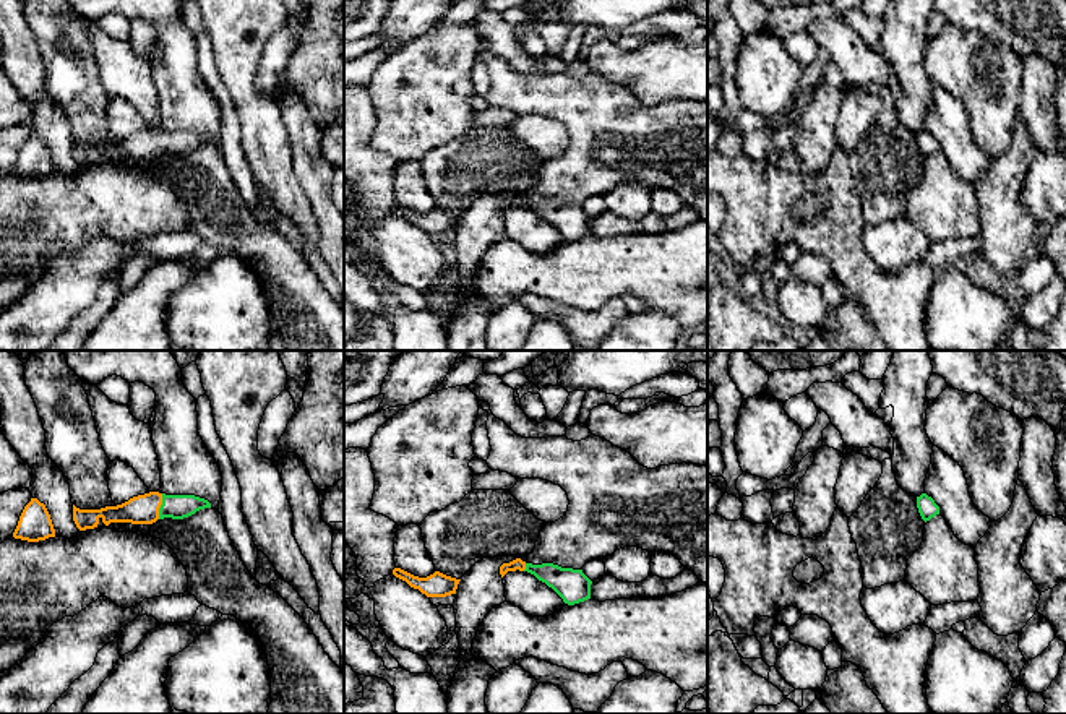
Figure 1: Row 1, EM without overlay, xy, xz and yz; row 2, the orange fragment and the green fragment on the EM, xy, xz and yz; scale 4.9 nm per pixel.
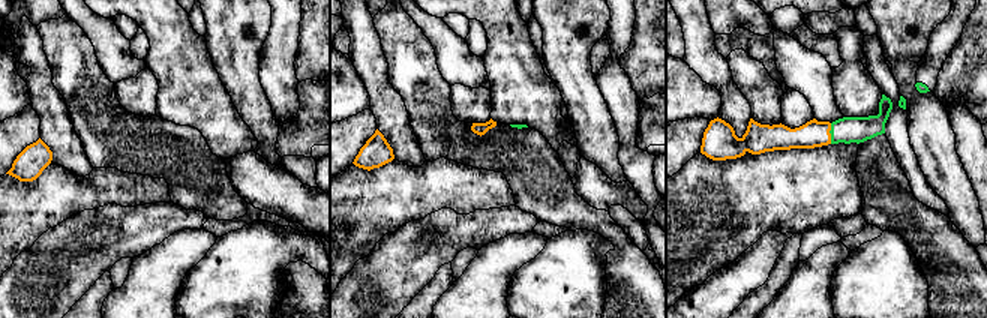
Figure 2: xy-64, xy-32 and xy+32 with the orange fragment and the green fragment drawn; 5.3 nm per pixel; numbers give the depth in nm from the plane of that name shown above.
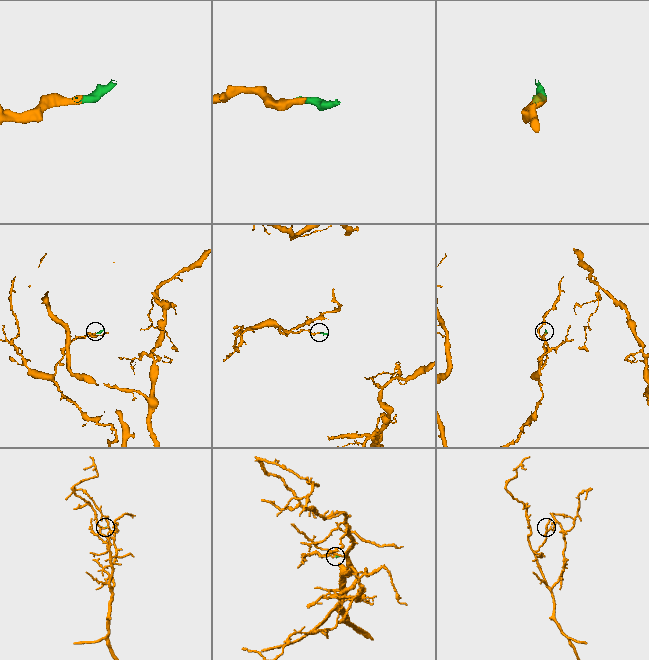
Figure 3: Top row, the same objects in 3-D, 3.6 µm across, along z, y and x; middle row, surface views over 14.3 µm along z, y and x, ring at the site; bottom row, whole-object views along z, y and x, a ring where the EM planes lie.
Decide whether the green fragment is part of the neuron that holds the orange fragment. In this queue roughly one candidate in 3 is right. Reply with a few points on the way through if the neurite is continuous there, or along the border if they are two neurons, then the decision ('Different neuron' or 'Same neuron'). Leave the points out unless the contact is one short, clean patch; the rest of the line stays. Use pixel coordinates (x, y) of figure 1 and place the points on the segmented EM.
Path across: xy (145, 508), (159, 507), (177, 507). Same neuron

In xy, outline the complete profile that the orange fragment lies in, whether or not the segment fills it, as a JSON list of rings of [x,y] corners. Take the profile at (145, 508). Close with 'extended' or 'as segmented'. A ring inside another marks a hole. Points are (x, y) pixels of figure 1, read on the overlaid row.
[[[149,492],[101,510],[80,510],[73,505],[73,521],[80,531],[94,529],[101,521],[105,526],[110,523],[153,524],[164,518],[183,519],[204,508],[211,508],[211,503],[195,495]]]; extended

